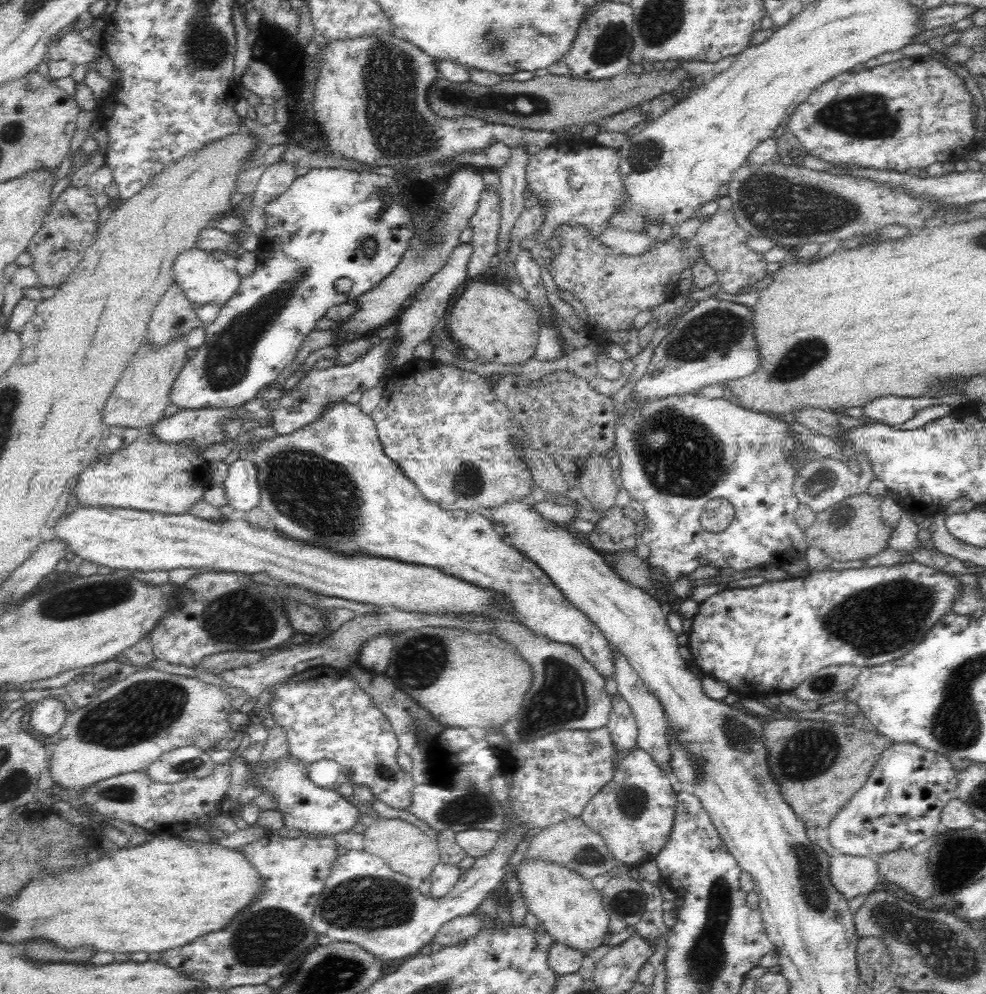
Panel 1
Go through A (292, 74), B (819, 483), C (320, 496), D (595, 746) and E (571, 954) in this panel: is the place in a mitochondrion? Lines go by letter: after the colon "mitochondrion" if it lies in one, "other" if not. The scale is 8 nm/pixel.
A: other
B: mitochondrion
C: mitochondrion
D: mitochondrion
E: other

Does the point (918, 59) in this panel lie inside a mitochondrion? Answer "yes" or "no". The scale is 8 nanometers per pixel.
no

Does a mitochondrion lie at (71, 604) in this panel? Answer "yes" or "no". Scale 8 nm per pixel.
yes

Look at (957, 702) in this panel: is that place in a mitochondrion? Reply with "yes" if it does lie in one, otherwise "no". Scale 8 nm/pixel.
yes

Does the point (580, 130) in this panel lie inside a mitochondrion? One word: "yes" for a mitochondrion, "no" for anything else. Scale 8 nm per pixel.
no

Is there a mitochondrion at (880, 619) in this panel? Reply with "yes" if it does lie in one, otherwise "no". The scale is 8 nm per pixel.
yes

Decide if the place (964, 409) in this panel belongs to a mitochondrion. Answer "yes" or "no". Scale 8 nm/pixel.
no

